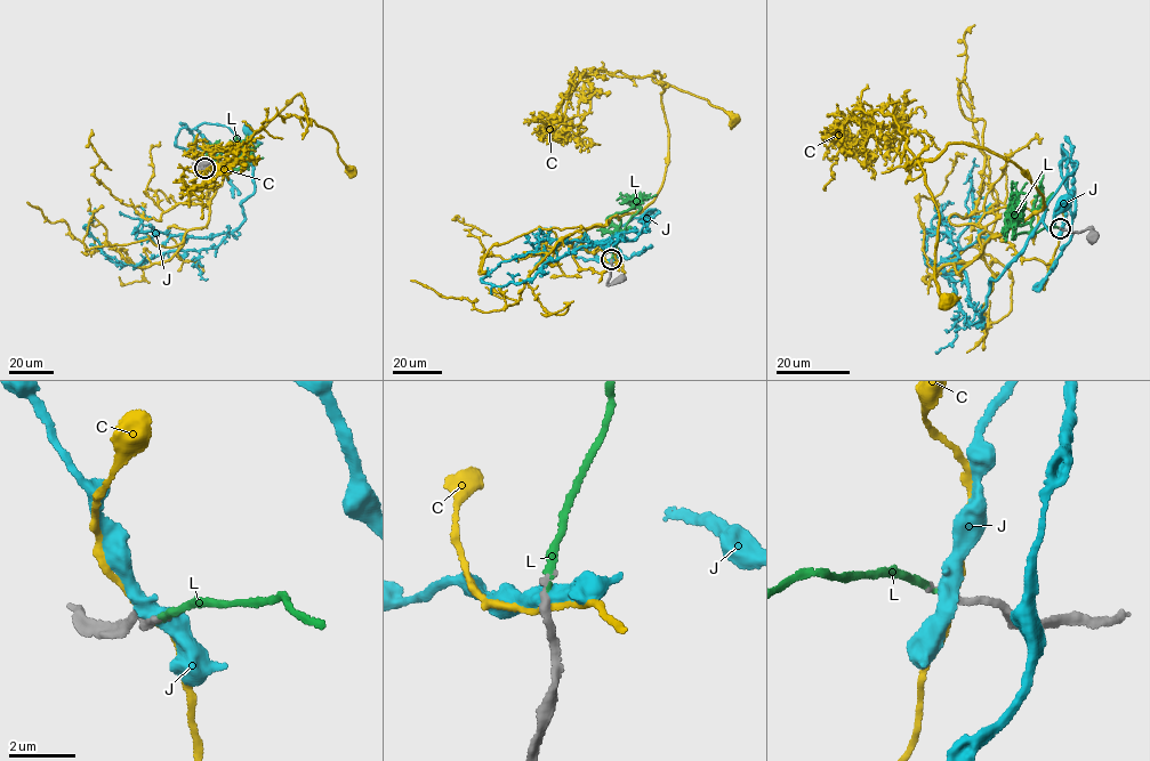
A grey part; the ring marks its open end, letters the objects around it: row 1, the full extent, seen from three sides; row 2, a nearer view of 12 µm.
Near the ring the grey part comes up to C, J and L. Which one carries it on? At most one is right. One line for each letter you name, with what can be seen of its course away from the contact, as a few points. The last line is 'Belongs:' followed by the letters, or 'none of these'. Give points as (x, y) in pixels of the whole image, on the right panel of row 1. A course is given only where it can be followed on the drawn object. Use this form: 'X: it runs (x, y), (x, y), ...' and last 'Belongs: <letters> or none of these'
L: it runs (1060, 228), (1044, 227), (1012, 239), (1015, 228), (1006, 218), (1010, 213), (1016, 225), (1029, 223), (1043, 173)
Belongs: L

